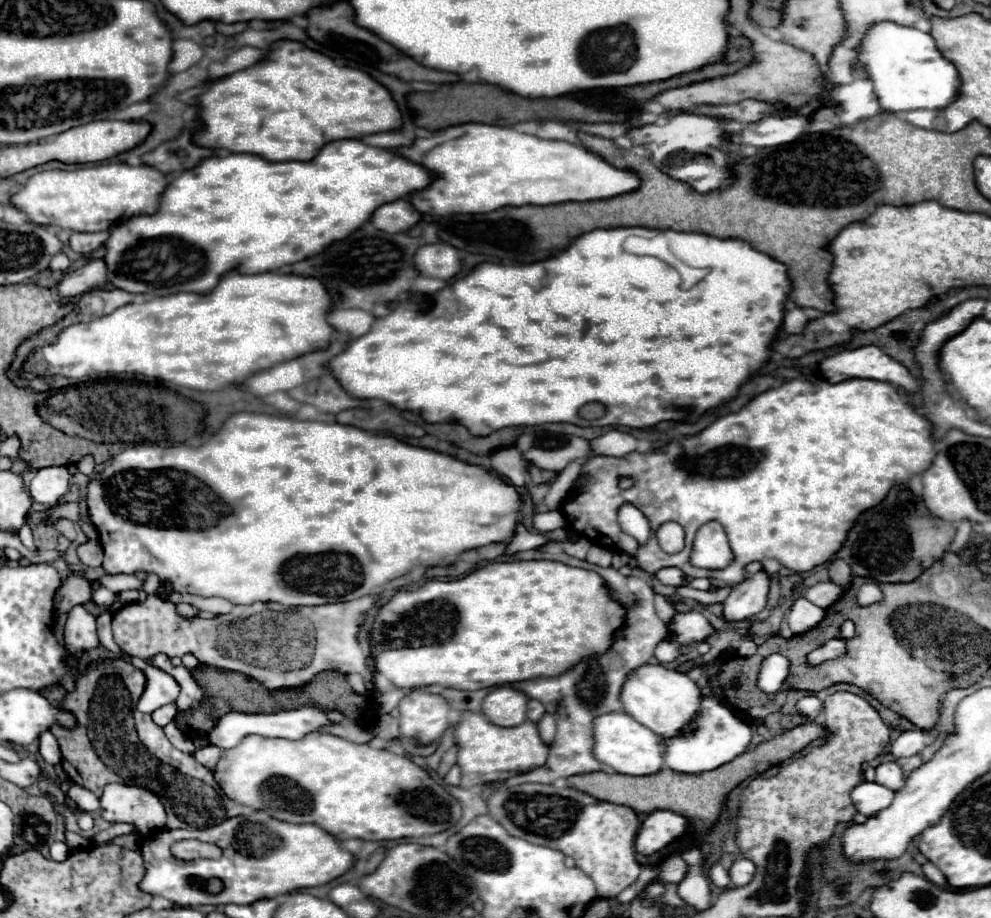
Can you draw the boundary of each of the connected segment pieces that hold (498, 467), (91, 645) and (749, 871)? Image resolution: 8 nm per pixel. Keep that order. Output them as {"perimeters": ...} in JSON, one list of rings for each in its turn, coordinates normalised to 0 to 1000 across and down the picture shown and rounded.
{"perimeters":[[[[521,487],[503,489],[494,496],[494,500],[496,500],[496,511],[503,517],[511,520],[521,531],[529,528],[529,502],[525,491],[521,491]]],[[[83,659],[73,661],[67,676],[67,705],[71,709],[83,711],[87,707],[97,707],[101,703],[97,692],[97,674],[93,668],[89,668]]],[[[745,936],[737,944],[737,958],[741,964],[755,964],[761,951],[763,951],[763,942],[757,936]]]]}

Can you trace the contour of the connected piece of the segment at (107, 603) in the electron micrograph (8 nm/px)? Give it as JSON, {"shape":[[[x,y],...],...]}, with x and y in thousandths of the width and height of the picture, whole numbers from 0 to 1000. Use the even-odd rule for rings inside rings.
{"shape":[[[101,639],[99,644],[95,644],[93,655],[100,660],[108,661],[110,666],[119,666],[123,661],[123,657],[117,657],[117,646],[113,646],[107,639]]]}

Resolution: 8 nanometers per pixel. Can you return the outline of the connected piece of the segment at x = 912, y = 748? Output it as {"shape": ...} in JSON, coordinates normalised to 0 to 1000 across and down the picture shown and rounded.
{"shape":[[[928,794],[924,796],[914,796],[910,798],[898,814],[900,822],[906,827],[906,825],[920,825],[920,822],[926,822],[930,820],[930,816],[934,814],[934,805],[932,805],[932,798]]]}

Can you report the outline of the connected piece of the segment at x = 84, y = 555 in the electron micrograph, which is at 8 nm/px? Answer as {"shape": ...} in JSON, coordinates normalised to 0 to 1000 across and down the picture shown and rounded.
{"shape":[[[89,587],[87,592],[79,594],[79,607],[89,618],[101,618],[103,615],[103,609],[105,609],[105,598],[101,596],[99,589]]]}

